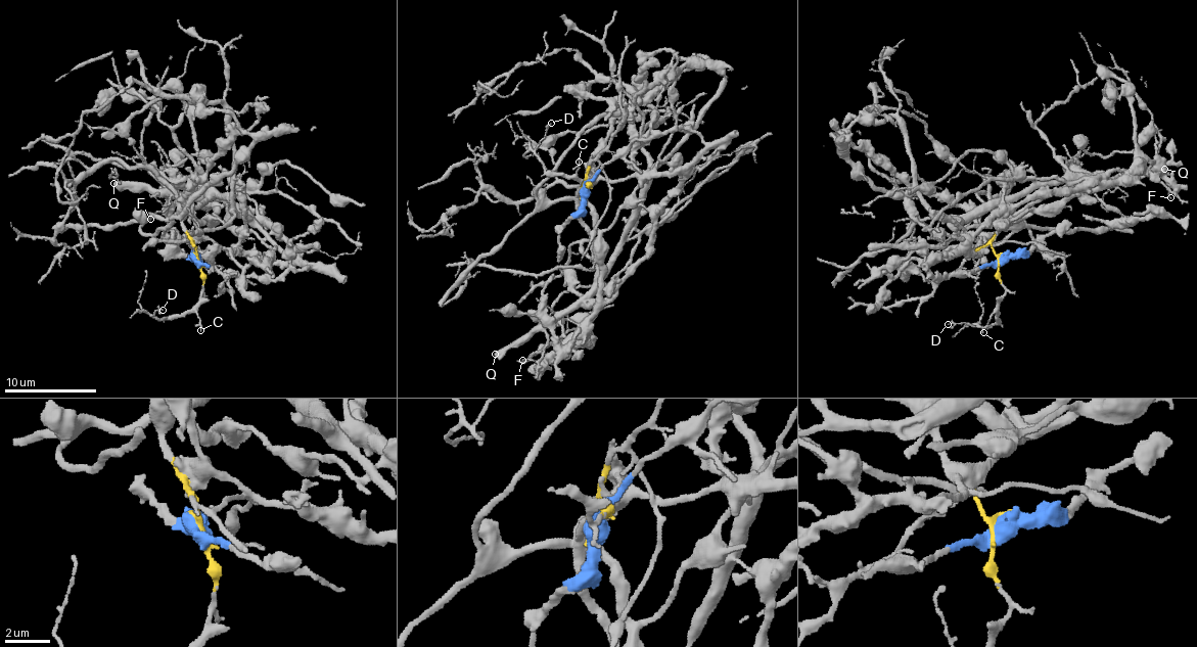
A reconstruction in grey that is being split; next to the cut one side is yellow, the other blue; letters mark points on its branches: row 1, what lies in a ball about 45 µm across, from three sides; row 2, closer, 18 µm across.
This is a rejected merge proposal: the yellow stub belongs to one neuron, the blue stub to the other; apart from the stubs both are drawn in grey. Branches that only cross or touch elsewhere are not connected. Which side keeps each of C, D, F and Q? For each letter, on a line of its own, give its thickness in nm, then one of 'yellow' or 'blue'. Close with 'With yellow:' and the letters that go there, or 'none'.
C: 90 nm thick; yellow
D: 100 nm thick; yellow
F: 110 nm thick; yellow
Q: 550 nm thick; yellow
With yellow: C, D, F, Q

